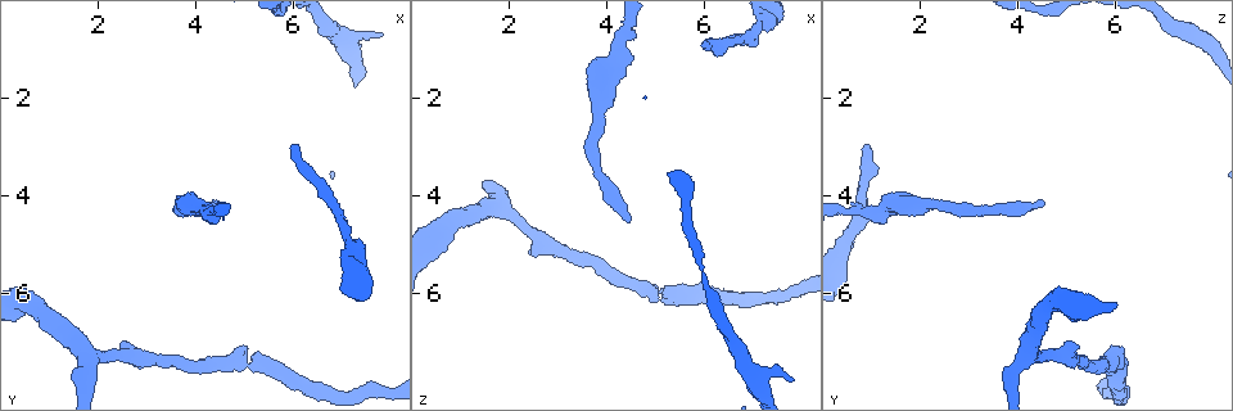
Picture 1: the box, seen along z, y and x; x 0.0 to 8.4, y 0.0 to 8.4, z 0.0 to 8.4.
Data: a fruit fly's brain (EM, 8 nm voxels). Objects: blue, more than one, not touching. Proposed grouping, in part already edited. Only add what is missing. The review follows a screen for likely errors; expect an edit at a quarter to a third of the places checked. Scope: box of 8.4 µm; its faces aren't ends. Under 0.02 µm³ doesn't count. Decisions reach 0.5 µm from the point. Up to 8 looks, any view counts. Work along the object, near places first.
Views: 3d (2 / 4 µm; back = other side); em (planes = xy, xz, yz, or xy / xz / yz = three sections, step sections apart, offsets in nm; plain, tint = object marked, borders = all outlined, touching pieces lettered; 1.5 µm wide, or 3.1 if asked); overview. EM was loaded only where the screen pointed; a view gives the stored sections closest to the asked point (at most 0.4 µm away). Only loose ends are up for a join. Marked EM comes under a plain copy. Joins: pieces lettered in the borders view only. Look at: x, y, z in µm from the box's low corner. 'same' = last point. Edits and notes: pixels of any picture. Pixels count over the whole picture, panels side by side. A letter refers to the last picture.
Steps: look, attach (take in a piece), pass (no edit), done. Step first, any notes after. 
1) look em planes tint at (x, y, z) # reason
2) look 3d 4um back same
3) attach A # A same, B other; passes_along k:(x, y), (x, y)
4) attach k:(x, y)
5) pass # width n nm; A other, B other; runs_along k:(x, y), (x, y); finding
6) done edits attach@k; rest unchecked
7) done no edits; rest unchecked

look 3d 2um at (4.50, 4.15, 4.55) # an open end

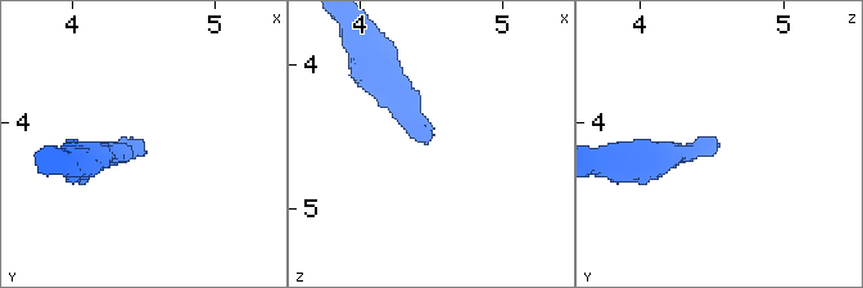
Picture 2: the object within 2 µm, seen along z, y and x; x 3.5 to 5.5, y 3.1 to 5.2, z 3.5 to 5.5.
look em xy step 4 borders at (4.48, 4.12, 4.50) # now the EM

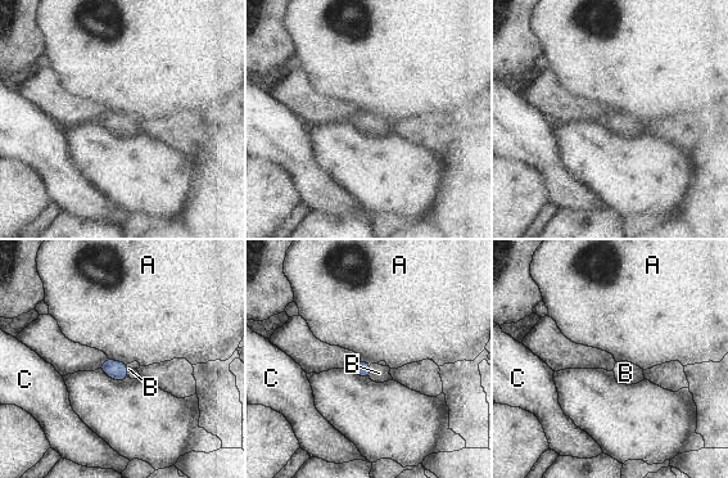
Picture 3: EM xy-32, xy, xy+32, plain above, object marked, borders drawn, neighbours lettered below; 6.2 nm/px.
attach B # A other, B same, C other; it goes on there

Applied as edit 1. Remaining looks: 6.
look em planes borders at (7.80, 0.80, 7.80) # thin end

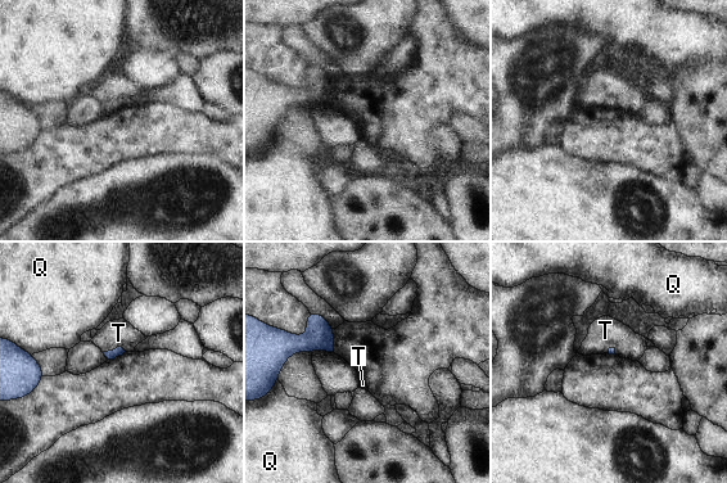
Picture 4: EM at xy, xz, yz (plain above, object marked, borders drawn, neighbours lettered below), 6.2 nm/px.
pass # Q other, T other; border 4:(126, 351), (116, 347), (103, 352); no lettered piece goes on from it

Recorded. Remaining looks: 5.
done edits attach@3; rest unchecked

